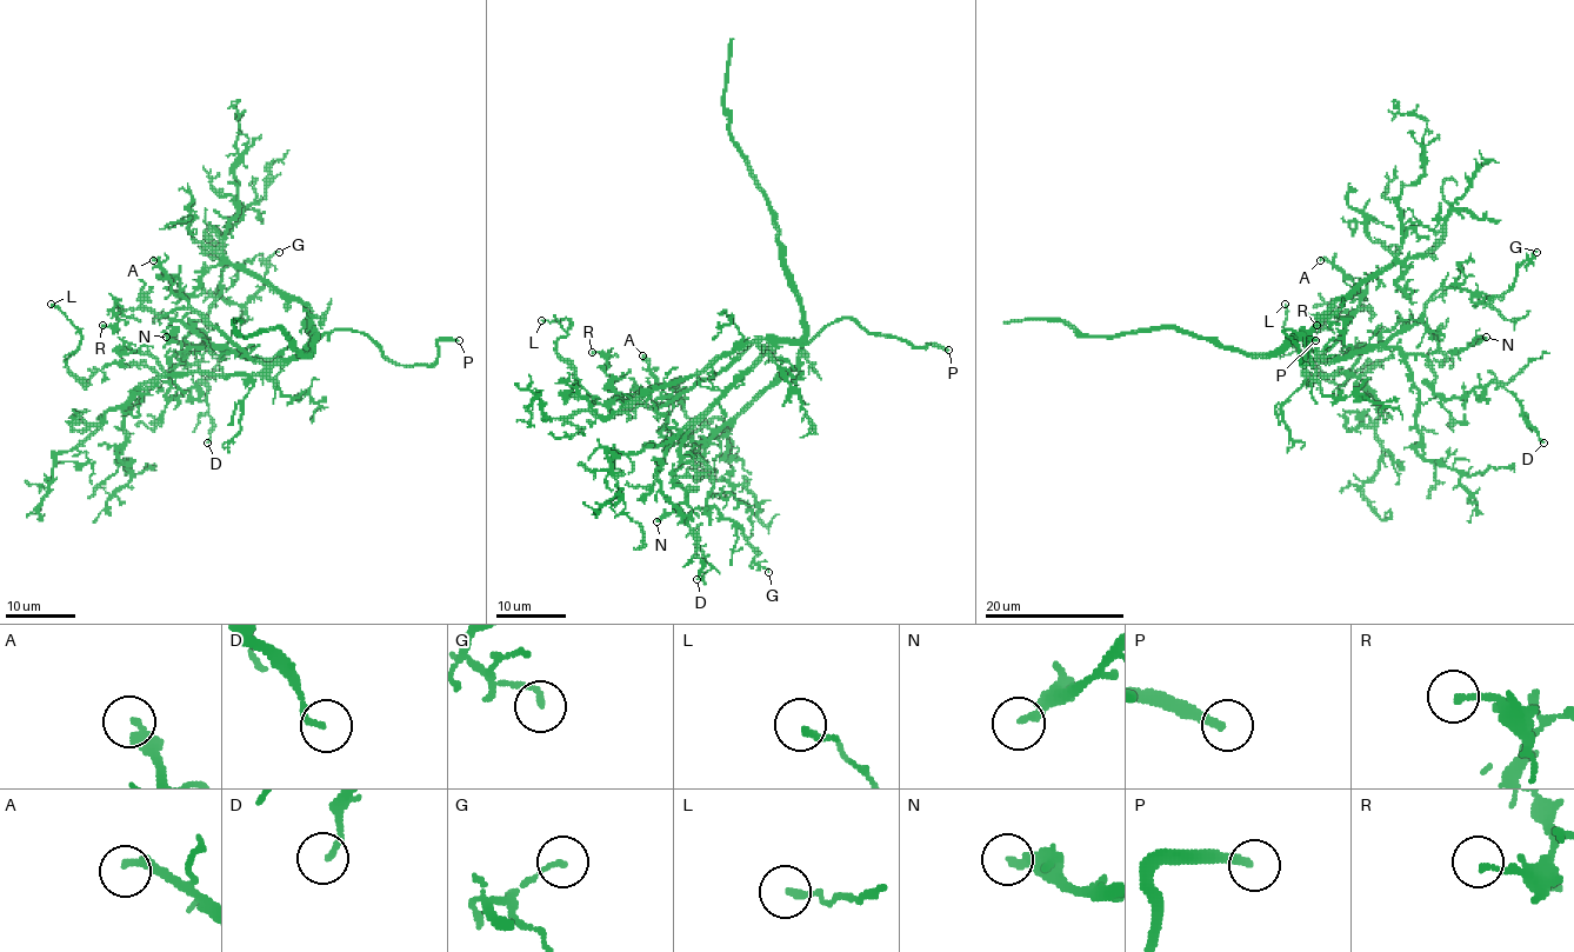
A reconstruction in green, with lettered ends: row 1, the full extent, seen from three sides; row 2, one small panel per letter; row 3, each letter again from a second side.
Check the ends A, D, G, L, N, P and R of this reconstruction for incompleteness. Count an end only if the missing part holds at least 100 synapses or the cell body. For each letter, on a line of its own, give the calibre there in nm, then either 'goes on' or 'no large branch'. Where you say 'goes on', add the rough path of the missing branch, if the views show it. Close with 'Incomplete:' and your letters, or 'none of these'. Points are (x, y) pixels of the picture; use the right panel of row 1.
A: 260 nm | no large branch
D: 150 nm | no large branch
G: 140 nm | no large branch
L: 180 nm | no large branch
N: 280 nm | no large branch
P: 240 nm | goes on | (1315, 340), (1320, 344), (1334, 339)
R: 160 nm | no large branch
Incomplete: P

